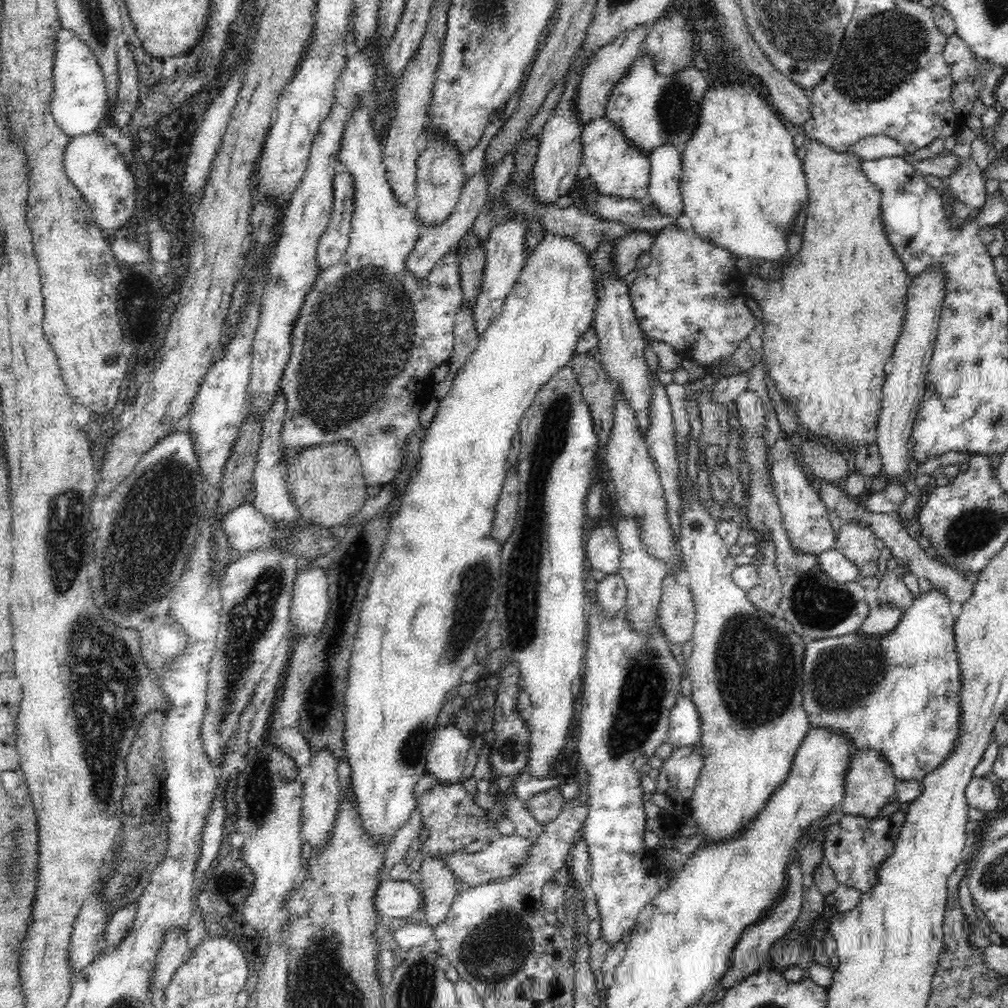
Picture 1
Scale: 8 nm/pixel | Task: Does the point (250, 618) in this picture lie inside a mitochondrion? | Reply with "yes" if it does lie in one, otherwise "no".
yes

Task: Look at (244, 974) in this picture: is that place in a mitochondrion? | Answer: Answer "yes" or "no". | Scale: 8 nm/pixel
no

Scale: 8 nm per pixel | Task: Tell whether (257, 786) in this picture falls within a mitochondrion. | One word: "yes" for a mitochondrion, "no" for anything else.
yes

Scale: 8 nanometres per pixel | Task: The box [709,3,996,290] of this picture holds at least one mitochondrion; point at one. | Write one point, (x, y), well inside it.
(885, 54)

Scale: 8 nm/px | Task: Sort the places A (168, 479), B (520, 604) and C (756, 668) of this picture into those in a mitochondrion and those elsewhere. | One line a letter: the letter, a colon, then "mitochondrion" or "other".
A: mitochondrion
B: mitochondrion
C: mitochondrion

